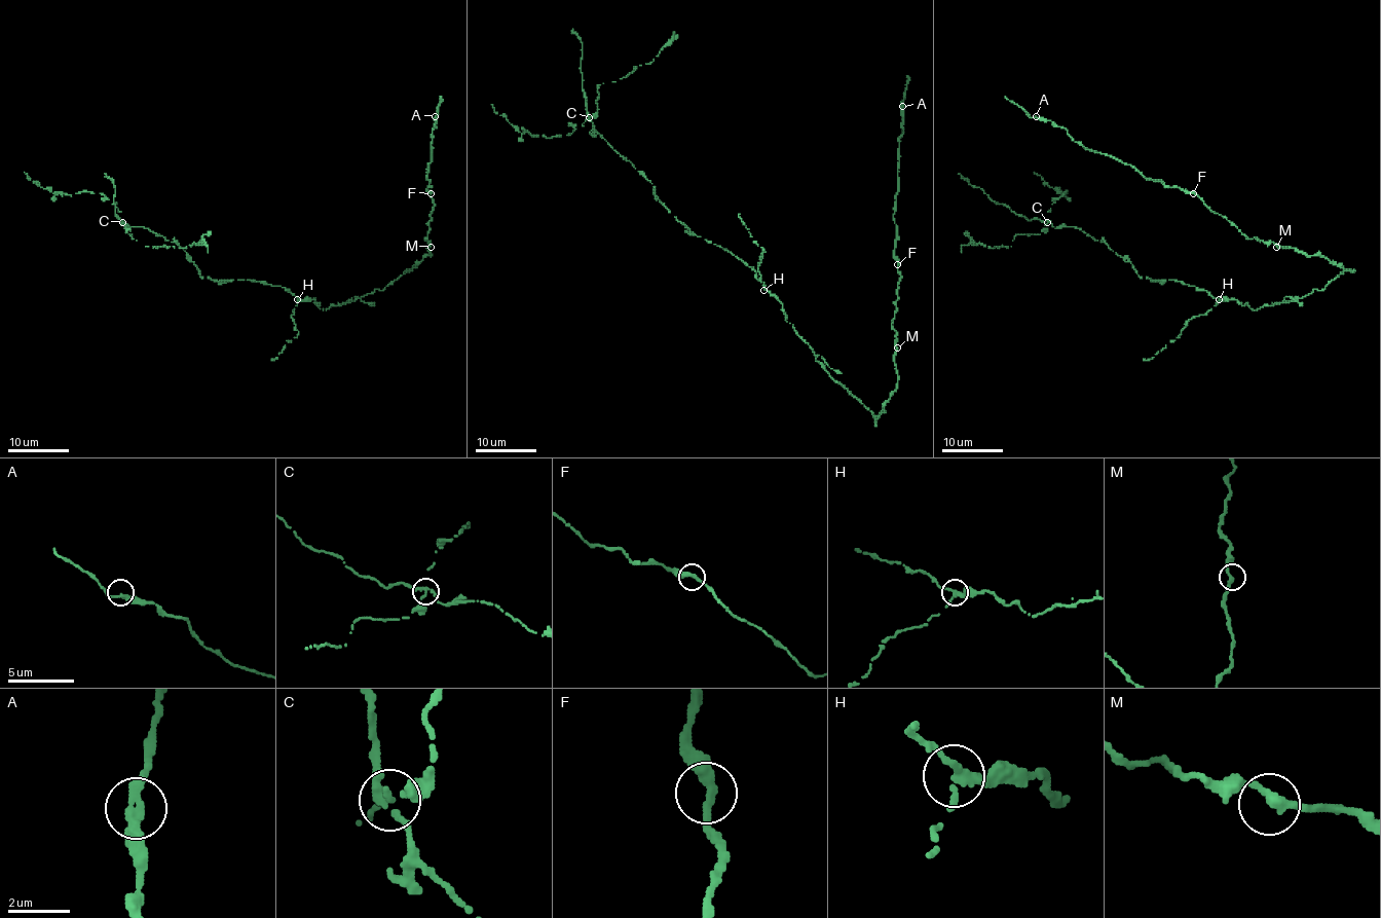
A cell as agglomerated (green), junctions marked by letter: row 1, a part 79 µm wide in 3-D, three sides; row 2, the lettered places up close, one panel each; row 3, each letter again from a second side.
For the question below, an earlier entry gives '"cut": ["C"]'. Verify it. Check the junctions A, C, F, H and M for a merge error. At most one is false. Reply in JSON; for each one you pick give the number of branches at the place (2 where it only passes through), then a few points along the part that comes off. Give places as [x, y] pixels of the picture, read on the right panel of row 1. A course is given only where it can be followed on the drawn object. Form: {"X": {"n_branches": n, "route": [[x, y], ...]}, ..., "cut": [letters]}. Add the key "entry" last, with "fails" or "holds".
{"C": {"n_branches": 3, "route": [[1047, 222], [1040, 234], [1017, 234], [1011, 247], [993, 248], [970, 244], [961, 247], [961, 252]]}, "cut": ["C"], "entry": "holds"}

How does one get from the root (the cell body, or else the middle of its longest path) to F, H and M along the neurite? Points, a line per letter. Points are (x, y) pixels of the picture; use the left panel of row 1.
F: (338, 305), (376, 289), (382, 290), (431, 255), (428, 241), (424, 237), (427, 237), (434, 206), (431, 193)
H: (338, 305), (323, 310), (315, 299), (297, 299)
M: (338, 305), (376, 289), (382, 290), (431, 255), (427, 248), (431, 247)

